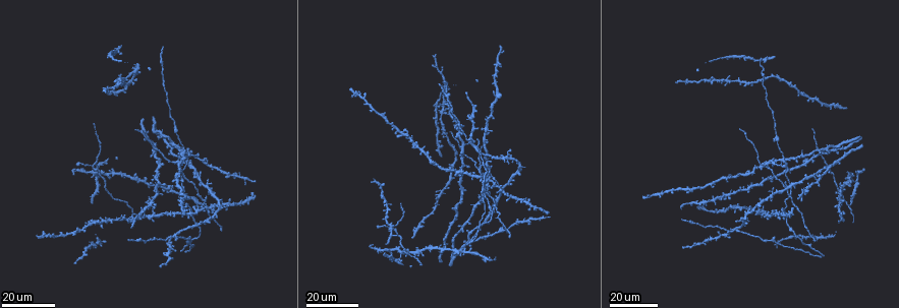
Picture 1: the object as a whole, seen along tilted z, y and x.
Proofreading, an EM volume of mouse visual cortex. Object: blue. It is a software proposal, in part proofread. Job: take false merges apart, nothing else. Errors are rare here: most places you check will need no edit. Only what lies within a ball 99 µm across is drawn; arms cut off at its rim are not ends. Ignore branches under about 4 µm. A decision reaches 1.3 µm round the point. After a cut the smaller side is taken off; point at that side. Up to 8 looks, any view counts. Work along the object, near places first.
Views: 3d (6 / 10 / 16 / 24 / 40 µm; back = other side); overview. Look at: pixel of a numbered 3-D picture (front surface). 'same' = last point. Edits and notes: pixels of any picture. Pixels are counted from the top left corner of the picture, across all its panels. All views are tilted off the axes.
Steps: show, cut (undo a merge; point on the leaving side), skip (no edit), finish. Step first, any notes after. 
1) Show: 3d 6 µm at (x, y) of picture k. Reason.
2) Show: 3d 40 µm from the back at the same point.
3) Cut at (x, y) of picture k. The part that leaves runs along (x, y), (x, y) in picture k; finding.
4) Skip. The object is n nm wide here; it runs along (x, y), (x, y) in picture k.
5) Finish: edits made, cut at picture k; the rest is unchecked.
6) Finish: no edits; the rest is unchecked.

Show: 3d 16 µm at (759, 165) of picture 1.

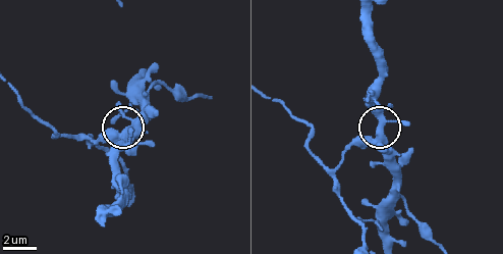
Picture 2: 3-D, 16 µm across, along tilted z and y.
Show: 3d 10 µm at (120, 136) of picture 2. Closer look.

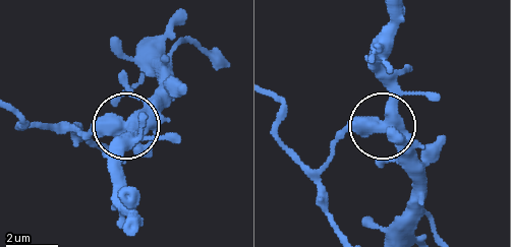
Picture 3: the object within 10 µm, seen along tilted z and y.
Cut at (81, 133) of picture 3. The part that leaves runs along (367, 128), (343, 135), (330, 155), (322, 201), (339, 230) in picture 3; a second neuron is stuck on.

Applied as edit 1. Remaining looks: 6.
Show: 3d 16 µm at (781, 162) of picture 1. Looks like a crossing.

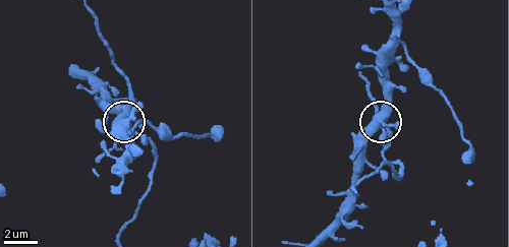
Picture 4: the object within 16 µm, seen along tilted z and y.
Show: 3d 6 µm at (381, 128) of picture 4.

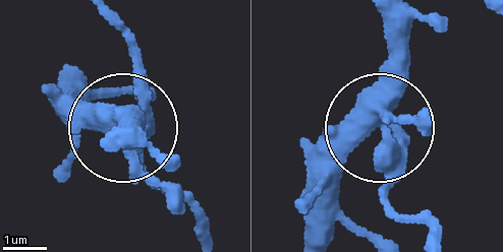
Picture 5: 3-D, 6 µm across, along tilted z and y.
Skip. The object is 460 nm wide here; one neuron here.

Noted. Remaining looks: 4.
Show: 3d 16 µm at (771, 162) of picture 1. Branch point.

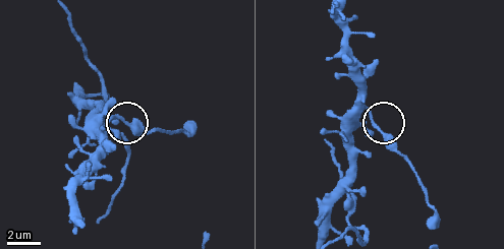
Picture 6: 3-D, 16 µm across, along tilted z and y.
Show: 3d 10 µm at (372, 119) of picture 6.

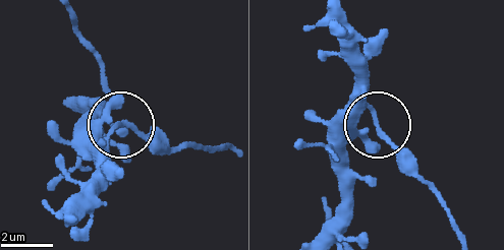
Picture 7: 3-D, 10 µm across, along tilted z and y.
Skip. One neuron here.

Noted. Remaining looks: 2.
Finish: edits made, cut at picture 3; the rest is unchecked.

